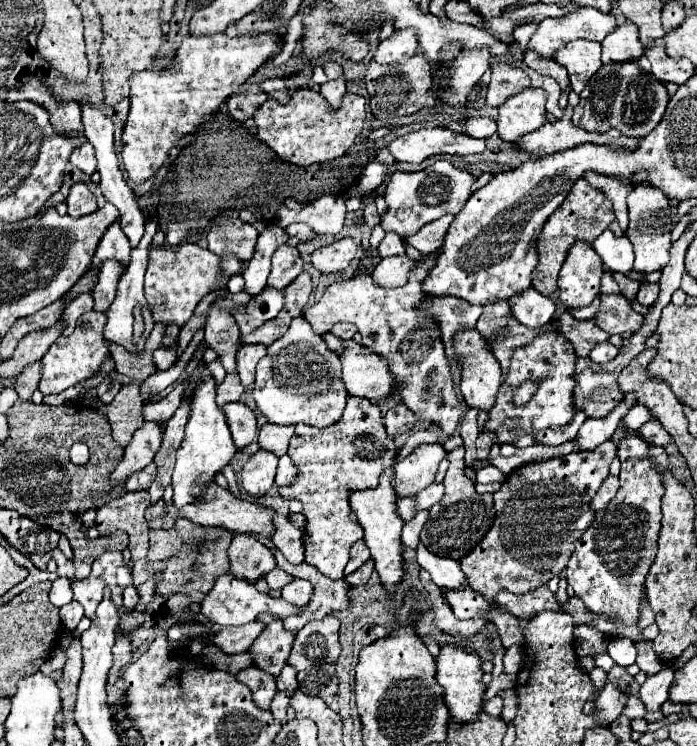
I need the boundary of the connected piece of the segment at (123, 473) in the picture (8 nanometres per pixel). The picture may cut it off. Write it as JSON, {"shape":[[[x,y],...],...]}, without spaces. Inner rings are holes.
{"shape":[[[144,422],[144,426],[134,432],[130,444],[126,446],[122,462],[110,474],[110,486],[114,488],[118,484],[124,484],[130,474],[134,474],[134,472],[142,470],[146,464],[150,464],[154,460],[154,454],[160,448],[160,442],[162,442],[160,424]]]}

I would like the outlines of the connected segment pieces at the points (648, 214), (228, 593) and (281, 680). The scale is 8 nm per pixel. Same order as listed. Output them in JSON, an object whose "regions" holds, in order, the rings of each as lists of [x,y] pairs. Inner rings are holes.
{"regions":[[[[636,186],[630,196],[628,196],[628,210],[630,210],[630,224],[626,236],[634,244],[634,270],[638,272],[654,272],[664,268],[668,264],[668,248],[672,244],[670,232],[674,224],[678,222],[676,218],[676,208],[670,208],[670,200],[656,188],[648,186]]],[[[224,574],[216,580],[212,592],[208,592],[208,596],[202,600],[202,614],[216,622],[216,624],[222,624],[222,626],[230,626],[230,624],[246,624],[246,622],[252,622],[258,614],[262,612],[270,612],[272,616],[280,618],[280,620],[286,620],[288,616],[296,616],[300,612],[304,612],[306,608],[304,606],[294,606],[294,604],[288,604],[286,600],[282,598],[270,598],[268,594],[262,594],[254,588],[254,584],[246,582],[246,580],[238,580],[234,578],[232,574]]],[[[286,664],[286,666],[282,668],[282,672],[276,676],[276,686],[278,686],[278,690],[286,690],[286,692],[290,692],[290,694],[298,688],[296,670],[294,670],[290,664]]]]}

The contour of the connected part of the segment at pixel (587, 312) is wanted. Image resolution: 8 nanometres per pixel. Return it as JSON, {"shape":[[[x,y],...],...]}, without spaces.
{"shape":[[[597,296],[590,304],[590,306],[578,310],[572,310],[570,311],[570,313],[572,314],[572,316],[574,316],[574,318],[578,320],[588,320],[594,317],[595,313],[599,309],[599,306],[600,306],[600,298],[599,296]]]}

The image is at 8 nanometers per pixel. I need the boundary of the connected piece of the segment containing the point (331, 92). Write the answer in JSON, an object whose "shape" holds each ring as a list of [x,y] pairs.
{"shape":[[[340,76],[338,80],[328,80],[326,84],[320,86],[320,92],[326,96],[326,100],[332,104],[332,106],[340,106],[340,100],[346,92],[346,80],[344,76]]]}

